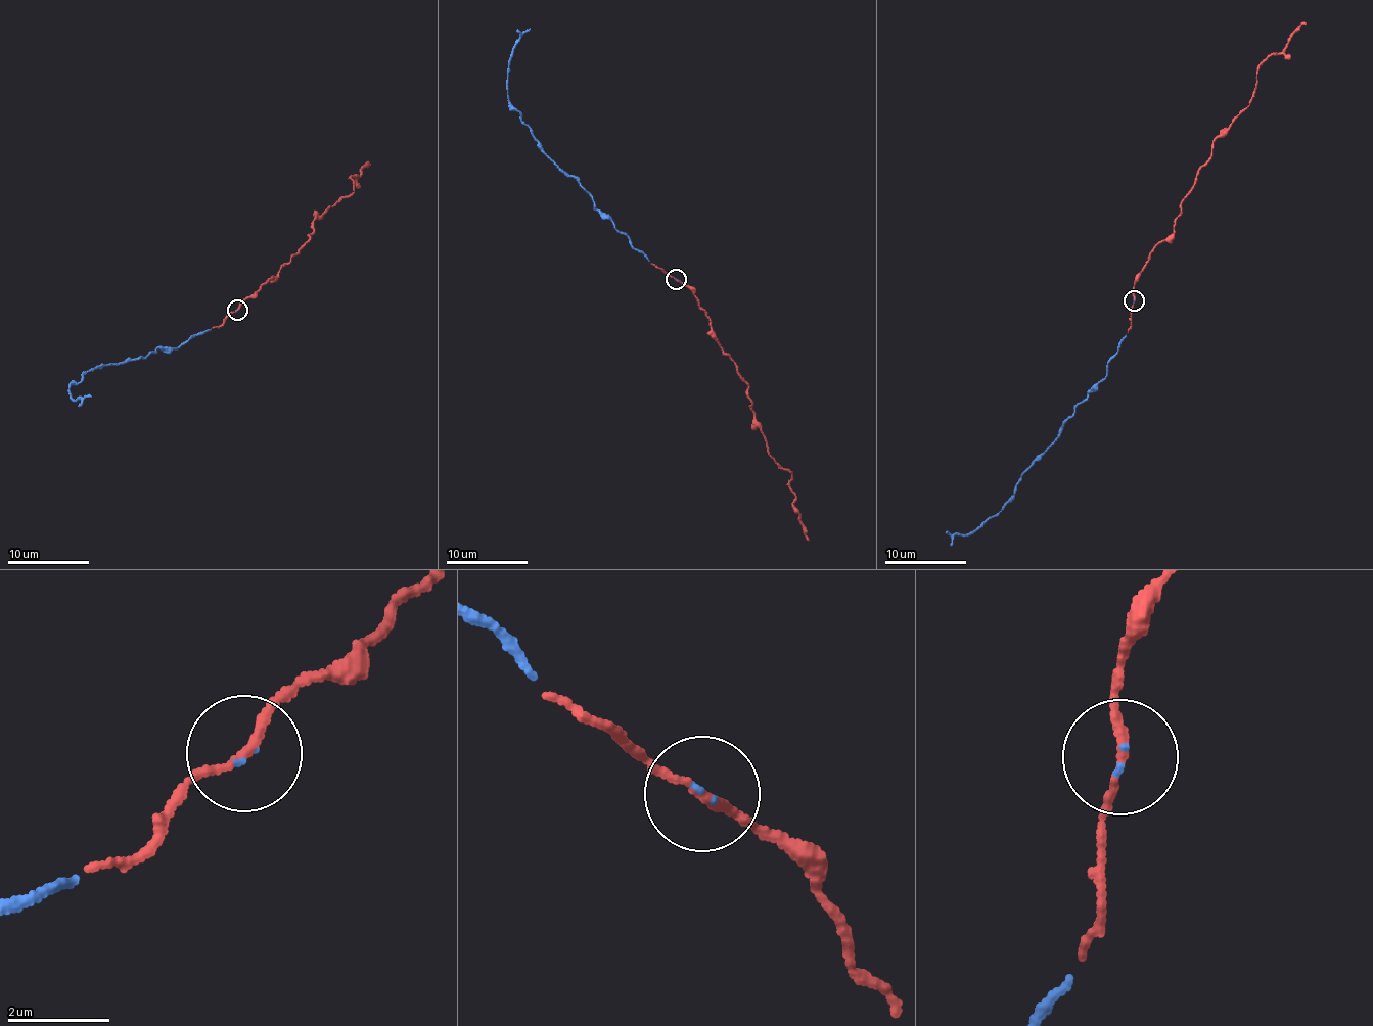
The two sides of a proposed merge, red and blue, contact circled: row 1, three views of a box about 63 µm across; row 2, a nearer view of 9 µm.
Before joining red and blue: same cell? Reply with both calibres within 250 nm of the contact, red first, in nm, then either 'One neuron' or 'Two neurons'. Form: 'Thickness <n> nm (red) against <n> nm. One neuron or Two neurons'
Thickness 160 nm (red) against 50 nm. One neuron

